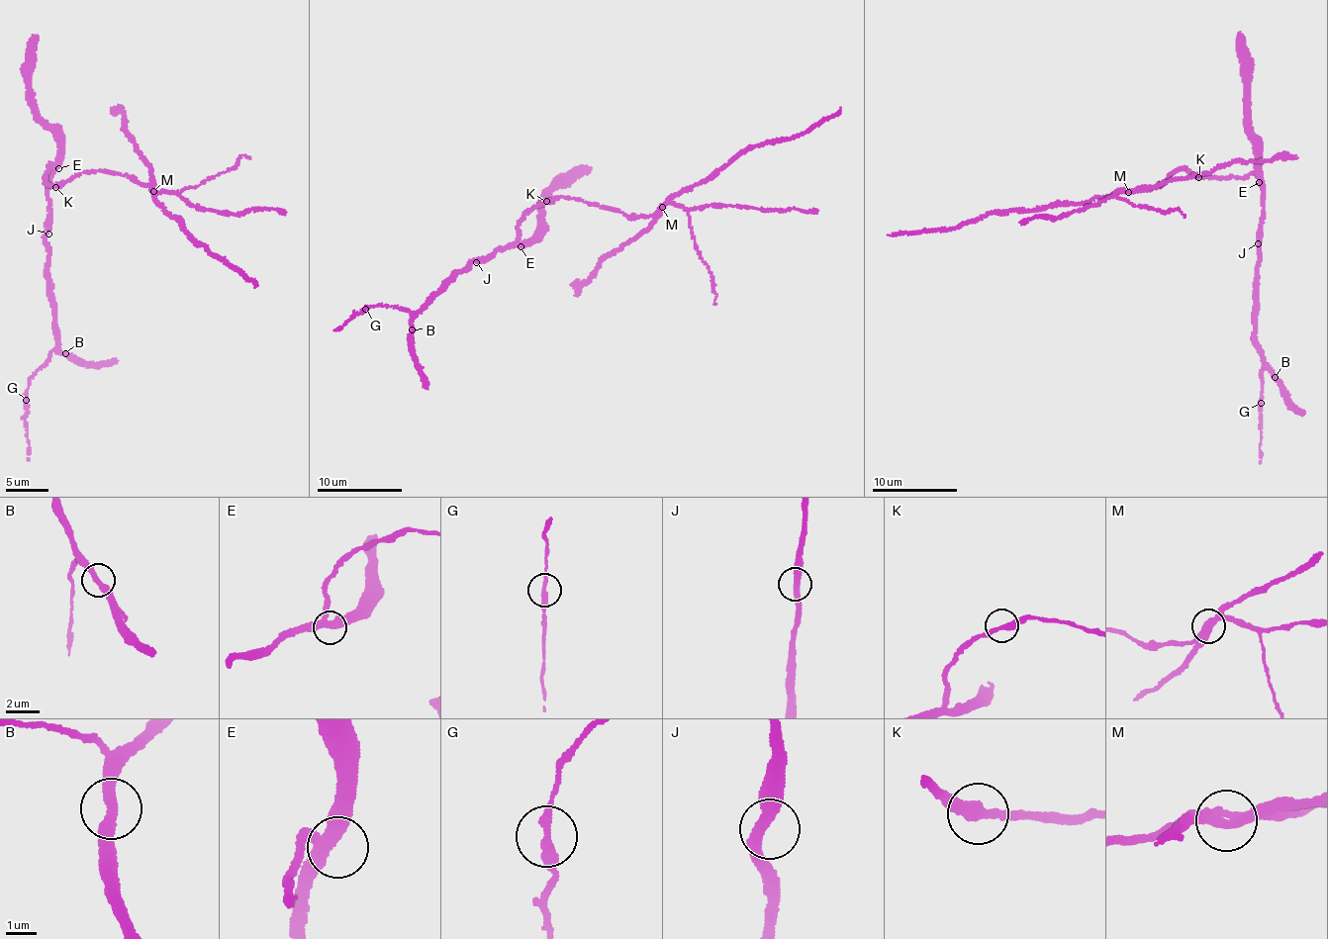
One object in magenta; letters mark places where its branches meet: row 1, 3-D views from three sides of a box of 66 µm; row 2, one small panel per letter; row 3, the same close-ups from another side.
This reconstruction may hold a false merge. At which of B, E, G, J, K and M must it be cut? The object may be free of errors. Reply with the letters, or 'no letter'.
M

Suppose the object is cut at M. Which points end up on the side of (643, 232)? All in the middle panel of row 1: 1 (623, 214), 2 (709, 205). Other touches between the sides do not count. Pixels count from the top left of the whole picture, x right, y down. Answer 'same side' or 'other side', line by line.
1: other side
2: other side

